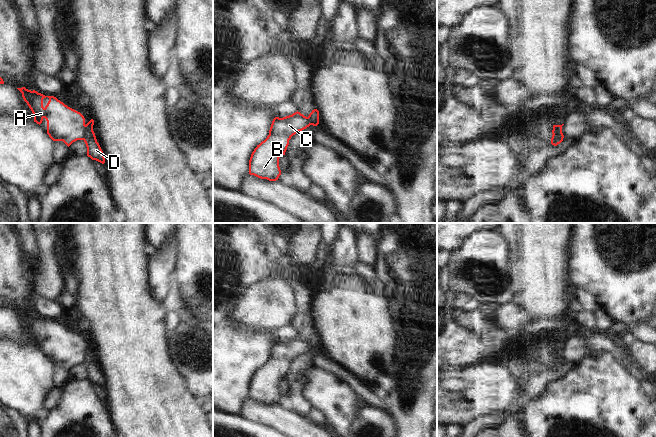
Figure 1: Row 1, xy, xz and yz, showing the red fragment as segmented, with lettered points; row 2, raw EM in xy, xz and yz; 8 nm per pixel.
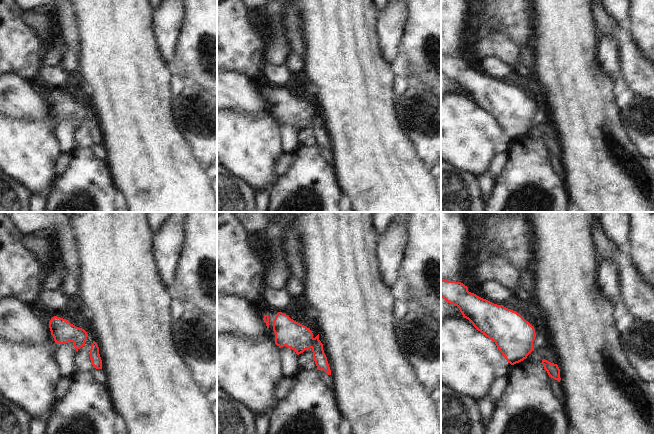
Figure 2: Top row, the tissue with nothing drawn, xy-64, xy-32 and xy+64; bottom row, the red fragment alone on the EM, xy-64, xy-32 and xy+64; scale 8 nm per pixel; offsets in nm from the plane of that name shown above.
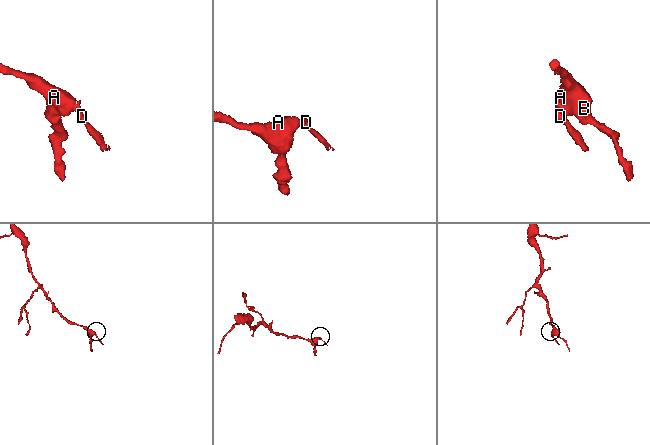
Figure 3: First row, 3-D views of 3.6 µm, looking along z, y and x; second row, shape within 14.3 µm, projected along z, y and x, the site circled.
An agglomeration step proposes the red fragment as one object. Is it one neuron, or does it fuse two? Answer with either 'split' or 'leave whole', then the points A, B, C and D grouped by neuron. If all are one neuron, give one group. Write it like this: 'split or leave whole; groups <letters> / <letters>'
split; groups A B C / D

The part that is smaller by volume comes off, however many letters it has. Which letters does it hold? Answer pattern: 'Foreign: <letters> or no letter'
Foreign: D

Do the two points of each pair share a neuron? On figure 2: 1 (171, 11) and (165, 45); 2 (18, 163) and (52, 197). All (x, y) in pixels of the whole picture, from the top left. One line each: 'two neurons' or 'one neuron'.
1: one neuron
2: two neurons

